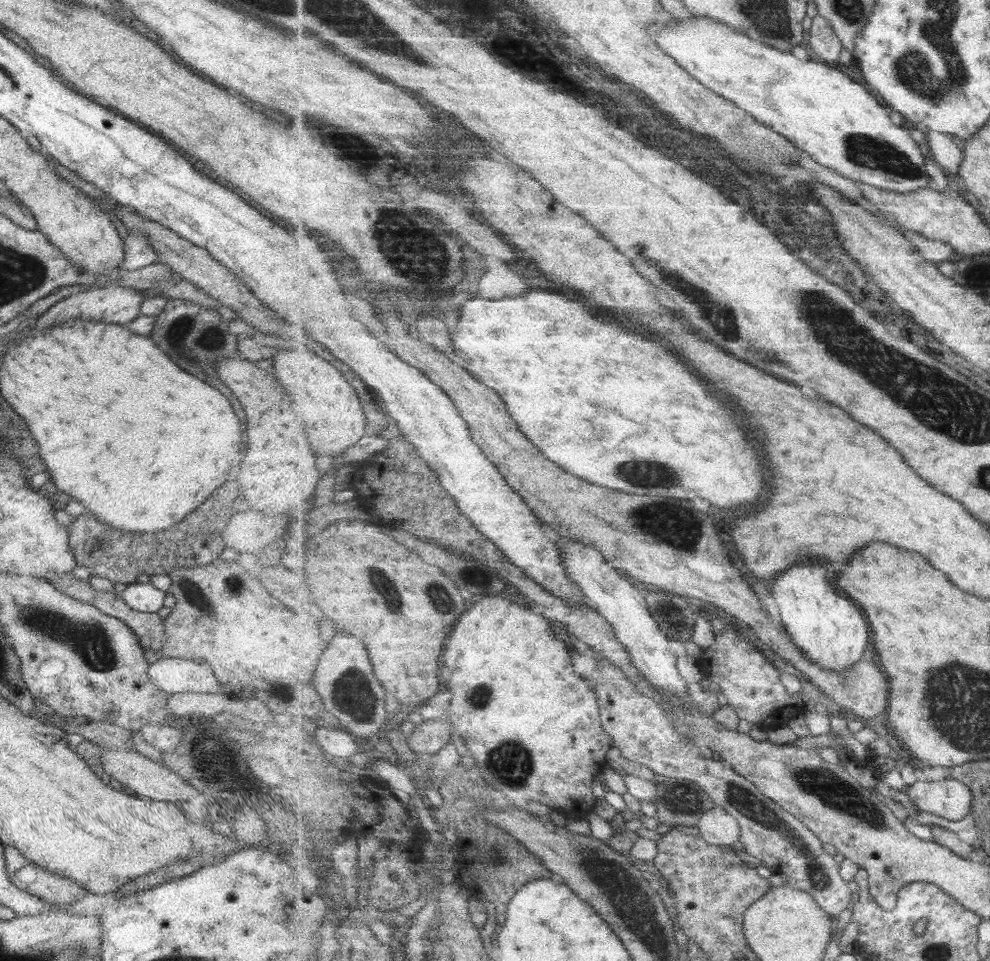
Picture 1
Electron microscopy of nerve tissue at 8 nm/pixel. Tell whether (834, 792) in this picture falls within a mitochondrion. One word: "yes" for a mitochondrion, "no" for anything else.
yes

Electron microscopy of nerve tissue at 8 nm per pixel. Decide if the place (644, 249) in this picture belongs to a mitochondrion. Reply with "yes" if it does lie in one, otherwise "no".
yes

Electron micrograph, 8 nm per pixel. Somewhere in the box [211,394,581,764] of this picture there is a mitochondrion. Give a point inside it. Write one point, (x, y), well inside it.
(353, 690)

